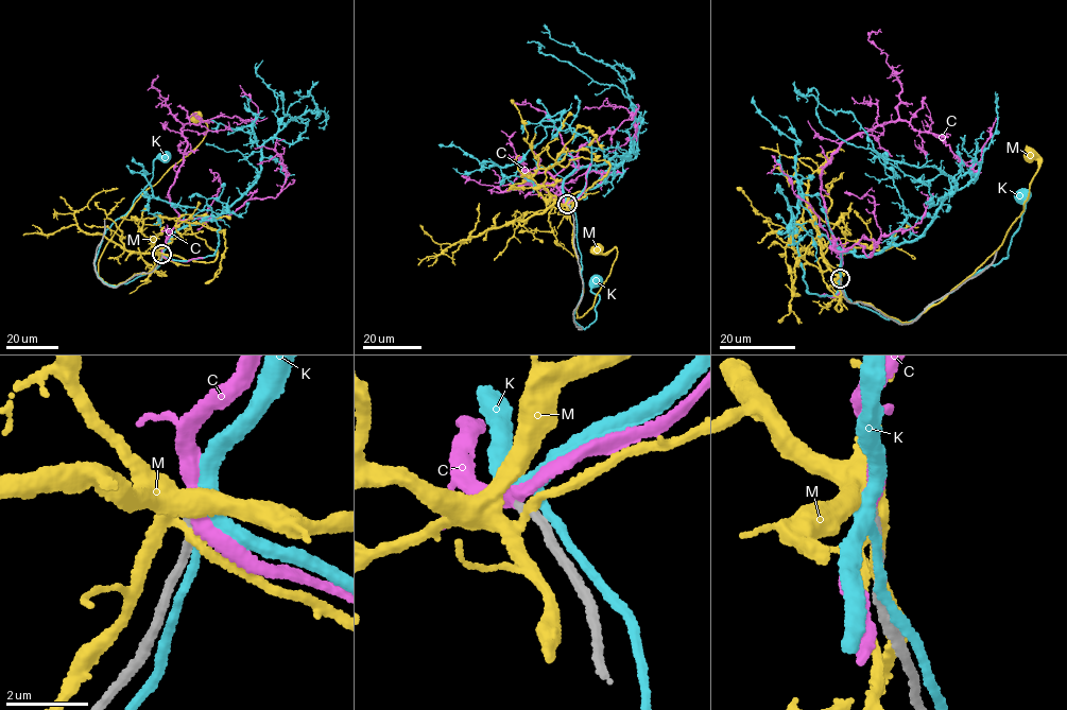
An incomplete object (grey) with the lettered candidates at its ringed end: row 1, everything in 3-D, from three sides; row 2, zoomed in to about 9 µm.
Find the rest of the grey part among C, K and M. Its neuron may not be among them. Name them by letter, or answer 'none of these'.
C

